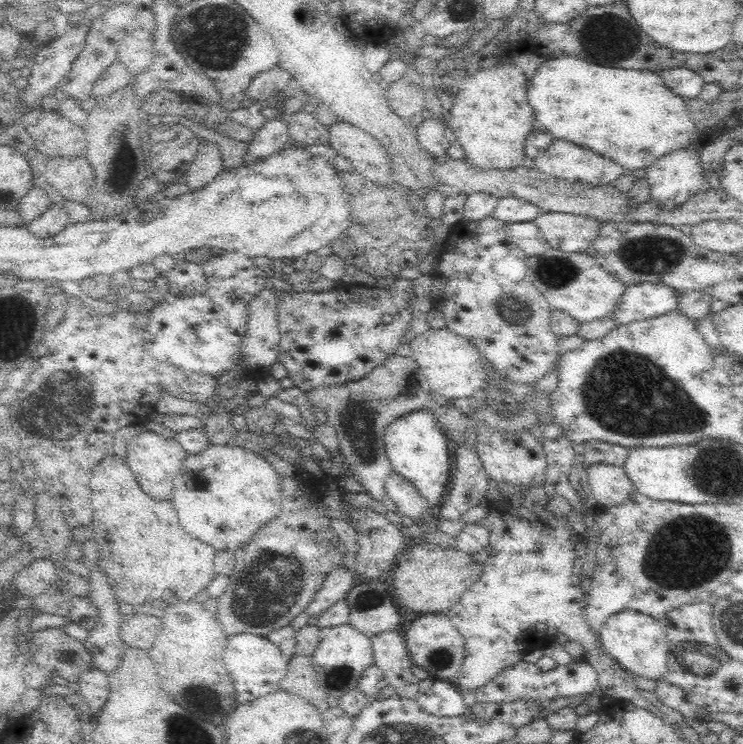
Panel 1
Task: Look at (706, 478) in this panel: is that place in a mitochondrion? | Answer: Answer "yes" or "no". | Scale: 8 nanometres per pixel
yes

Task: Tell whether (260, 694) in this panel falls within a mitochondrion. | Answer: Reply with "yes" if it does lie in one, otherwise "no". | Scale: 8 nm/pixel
no

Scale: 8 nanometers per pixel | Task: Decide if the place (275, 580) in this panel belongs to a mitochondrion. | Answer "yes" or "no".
yes

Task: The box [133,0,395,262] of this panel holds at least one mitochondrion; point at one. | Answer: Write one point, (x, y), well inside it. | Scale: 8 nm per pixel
(215, 39)

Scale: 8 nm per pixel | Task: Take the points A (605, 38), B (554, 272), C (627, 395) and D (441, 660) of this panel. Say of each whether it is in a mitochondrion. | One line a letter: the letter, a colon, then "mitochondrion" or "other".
A: mitochondrion
B: mitochondrion
C: mitochondrion
D: mitochondrion

